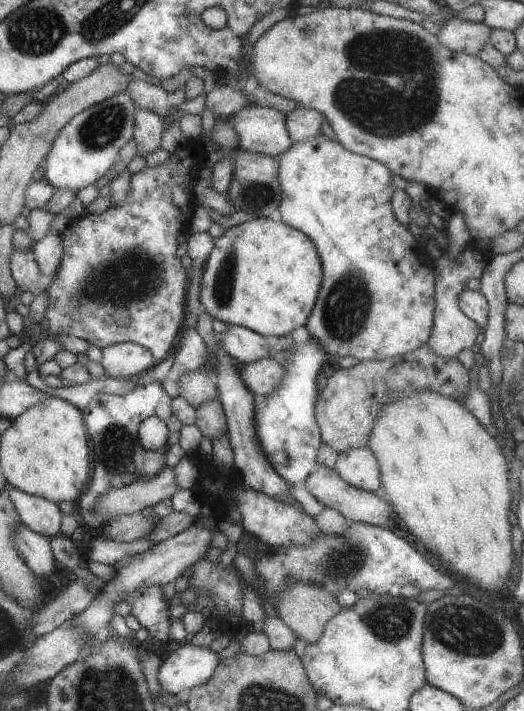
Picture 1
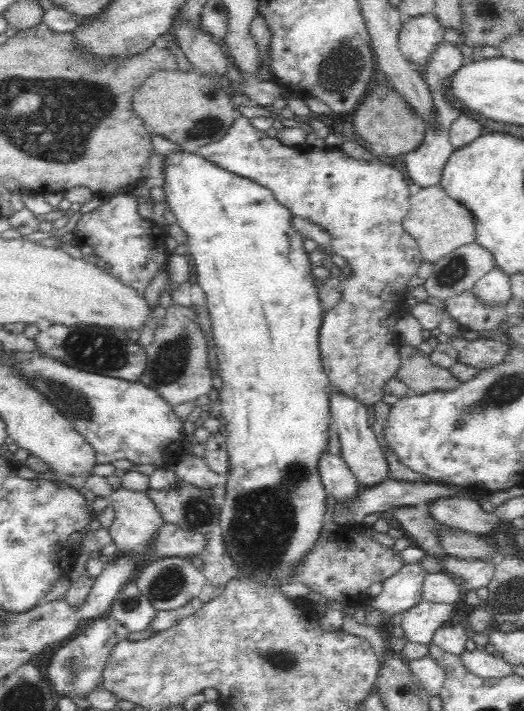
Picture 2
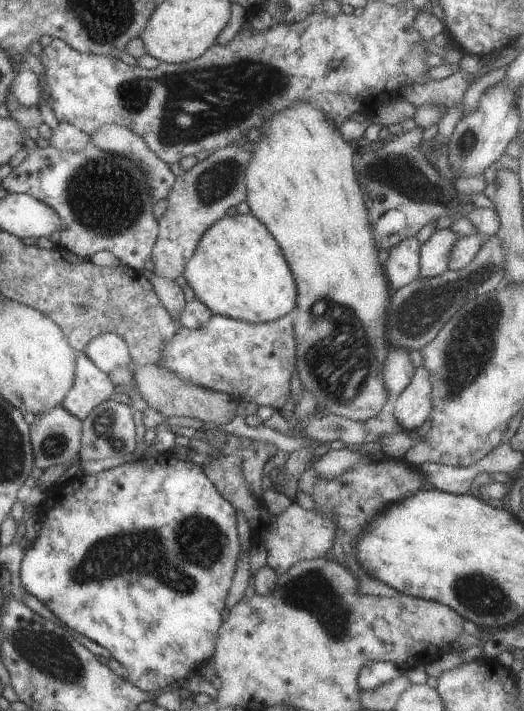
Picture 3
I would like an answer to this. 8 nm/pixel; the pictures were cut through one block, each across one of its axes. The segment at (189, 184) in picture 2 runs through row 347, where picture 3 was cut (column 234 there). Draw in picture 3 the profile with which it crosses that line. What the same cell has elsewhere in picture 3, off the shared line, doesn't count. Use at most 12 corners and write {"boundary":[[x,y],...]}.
{"boundary":[[249,213],[209,226],[182,277],[212,315],[264,323],[297,292]]}

